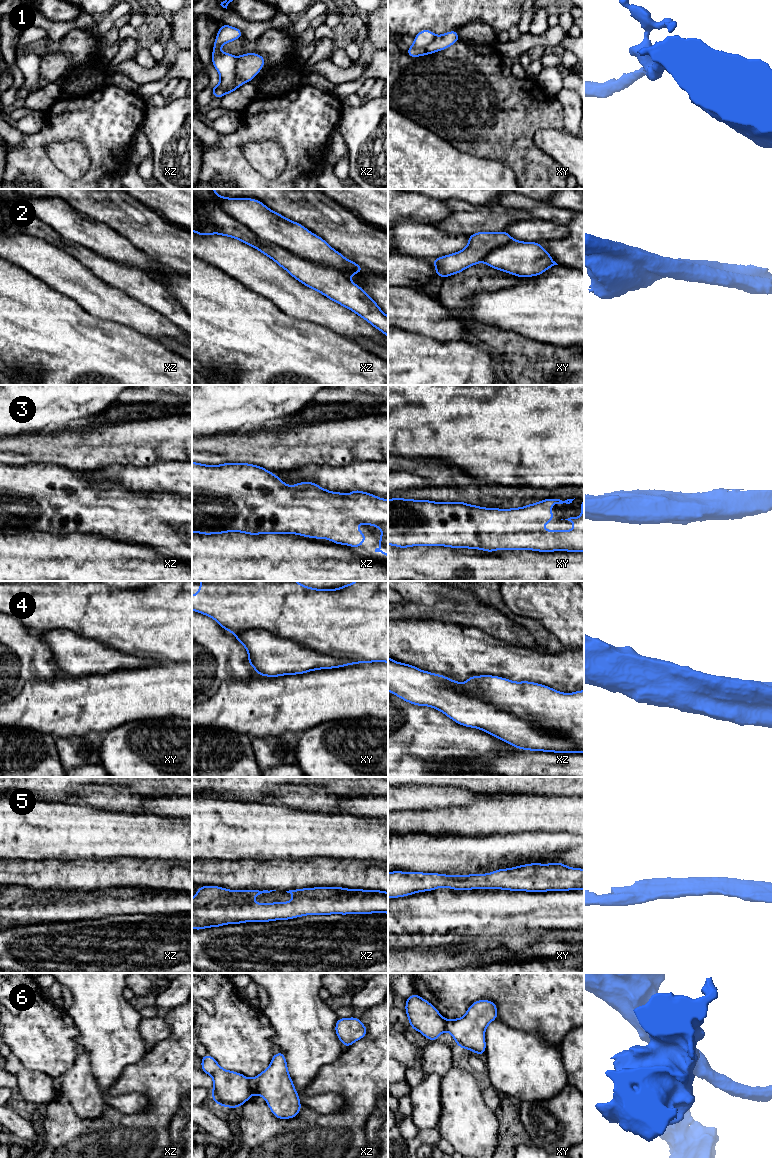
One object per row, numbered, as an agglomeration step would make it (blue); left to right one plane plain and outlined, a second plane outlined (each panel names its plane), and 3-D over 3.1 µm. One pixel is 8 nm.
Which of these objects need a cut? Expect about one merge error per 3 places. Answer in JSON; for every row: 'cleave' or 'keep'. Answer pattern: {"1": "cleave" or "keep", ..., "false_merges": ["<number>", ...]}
{"1": "cleave", "2": "cleave", "3": "keep", "4": "keep", "5": "keep", "6": "cleave", "false_merges": ["1", "2", "6"]}

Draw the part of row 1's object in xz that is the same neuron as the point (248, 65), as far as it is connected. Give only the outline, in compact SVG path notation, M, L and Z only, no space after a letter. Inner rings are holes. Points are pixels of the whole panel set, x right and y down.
M245 53L237 57L235 65L235 88L251 82L265 65L264 57L256 53Z

